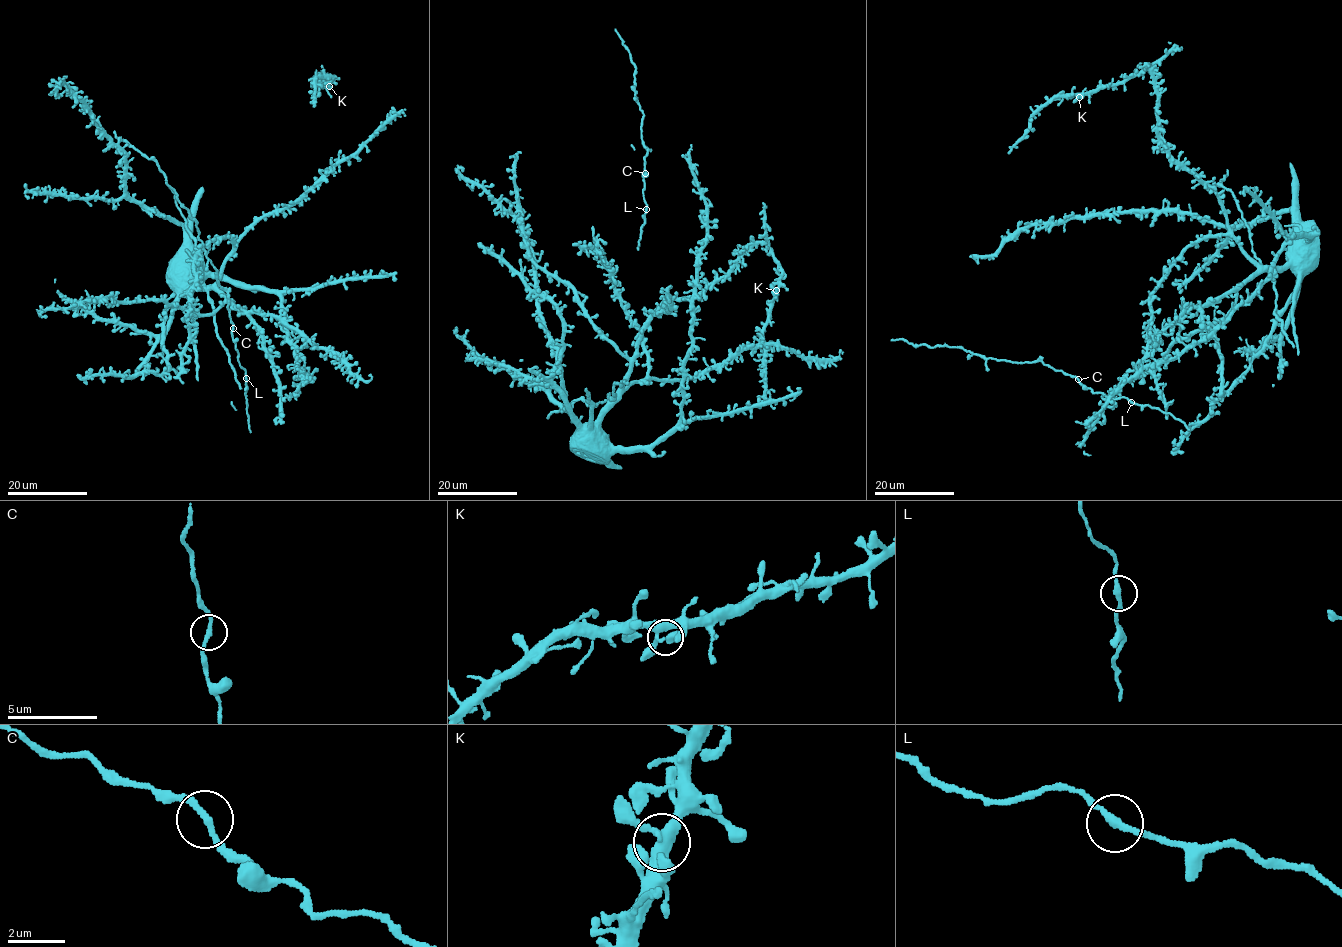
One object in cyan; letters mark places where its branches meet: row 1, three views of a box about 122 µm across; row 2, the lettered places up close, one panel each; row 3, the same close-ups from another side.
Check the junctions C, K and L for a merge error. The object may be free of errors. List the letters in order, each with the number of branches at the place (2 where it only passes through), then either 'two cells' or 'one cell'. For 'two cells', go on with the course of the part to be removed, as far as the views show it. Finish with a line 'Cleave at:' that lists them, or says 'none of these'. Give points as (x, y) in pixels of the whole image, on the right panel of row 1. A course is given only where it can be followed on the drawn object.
C: branches 2; one cell
K: branches 2; one cell
L: branches 2; one cell
Cleave at: none of these

